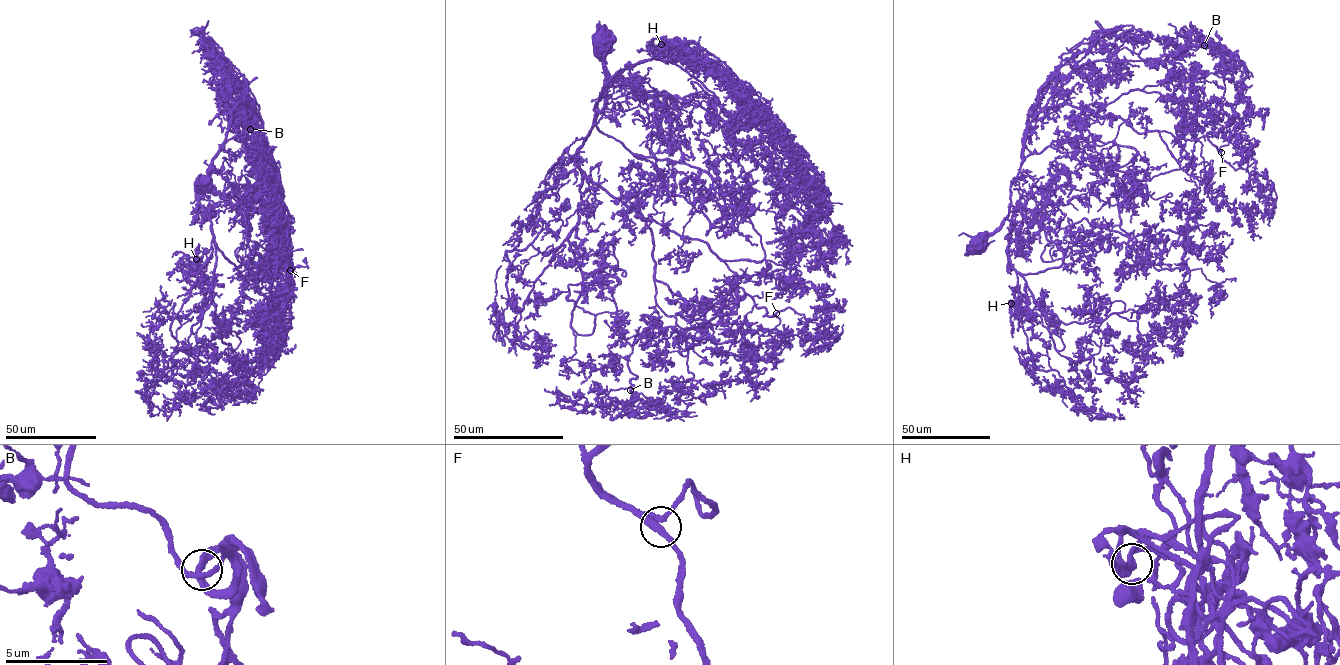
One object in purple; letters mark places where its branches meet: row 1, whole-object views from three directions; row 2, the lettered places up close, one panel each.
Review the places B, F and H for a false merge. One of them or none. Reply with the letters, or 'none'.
none

